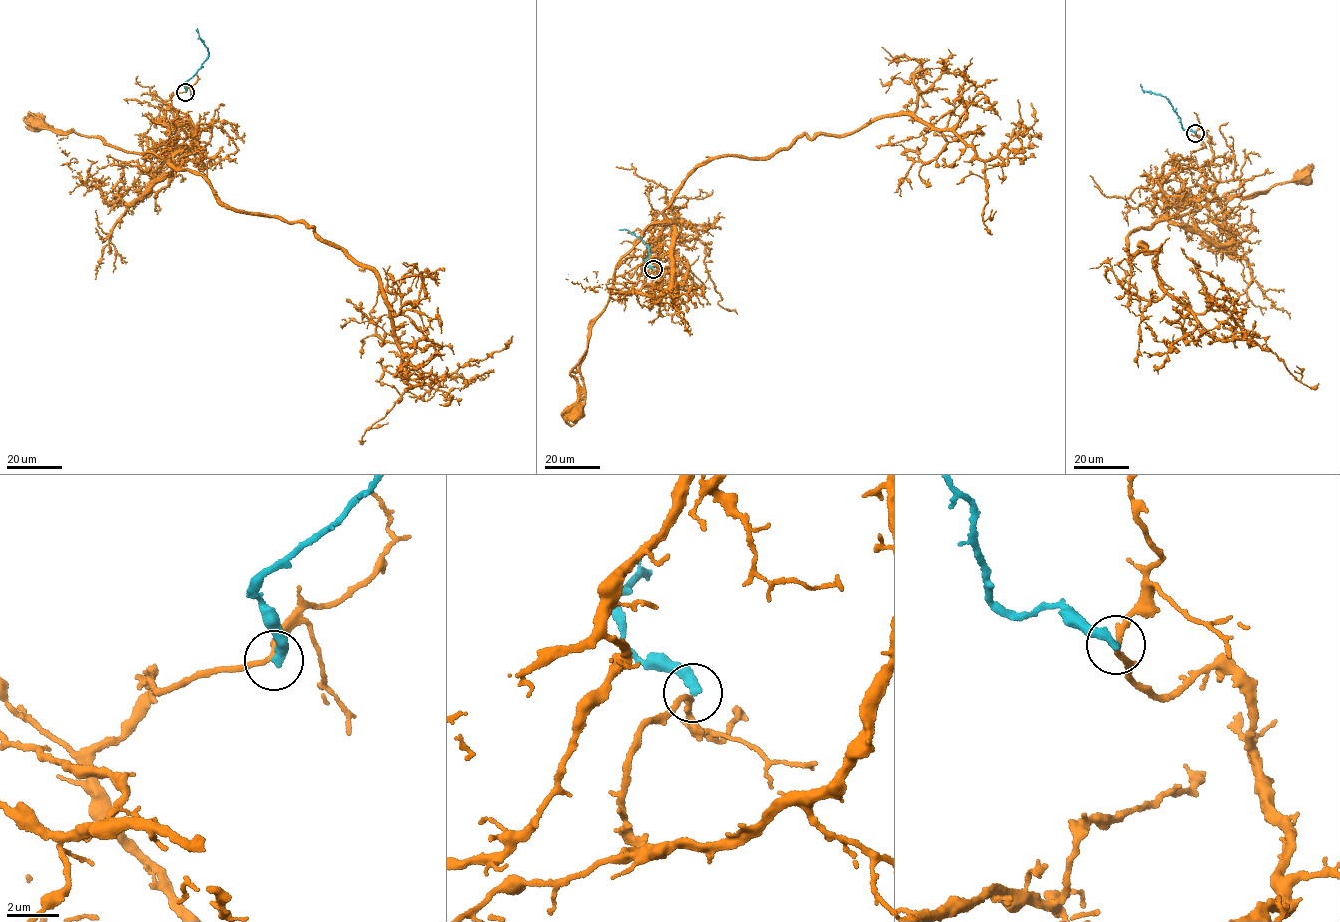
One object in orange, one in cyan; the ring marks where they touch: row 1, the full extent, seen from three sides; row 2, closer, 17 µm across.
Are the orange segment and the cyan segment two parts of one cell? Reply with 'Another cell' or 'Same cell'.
Another cell

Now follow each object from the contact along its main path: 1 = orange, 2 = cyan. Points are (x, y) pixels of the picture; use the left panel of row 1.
1: (185, 91), (172, 94), (166, 106), (190, 129), (197, 124), (196, 140), (168, 161), (38, 123)
2: (185, 91), (183, 84), (208, 54), (197, 28)

